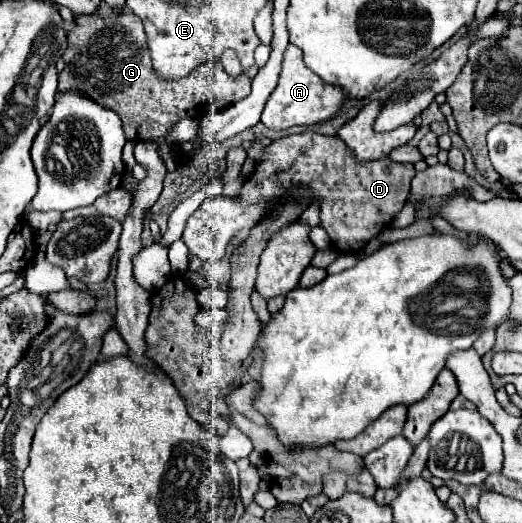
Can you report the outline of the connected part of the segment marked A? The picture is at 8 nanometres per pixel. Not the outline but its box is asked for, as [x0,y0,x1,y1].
[262,45,346,129]

